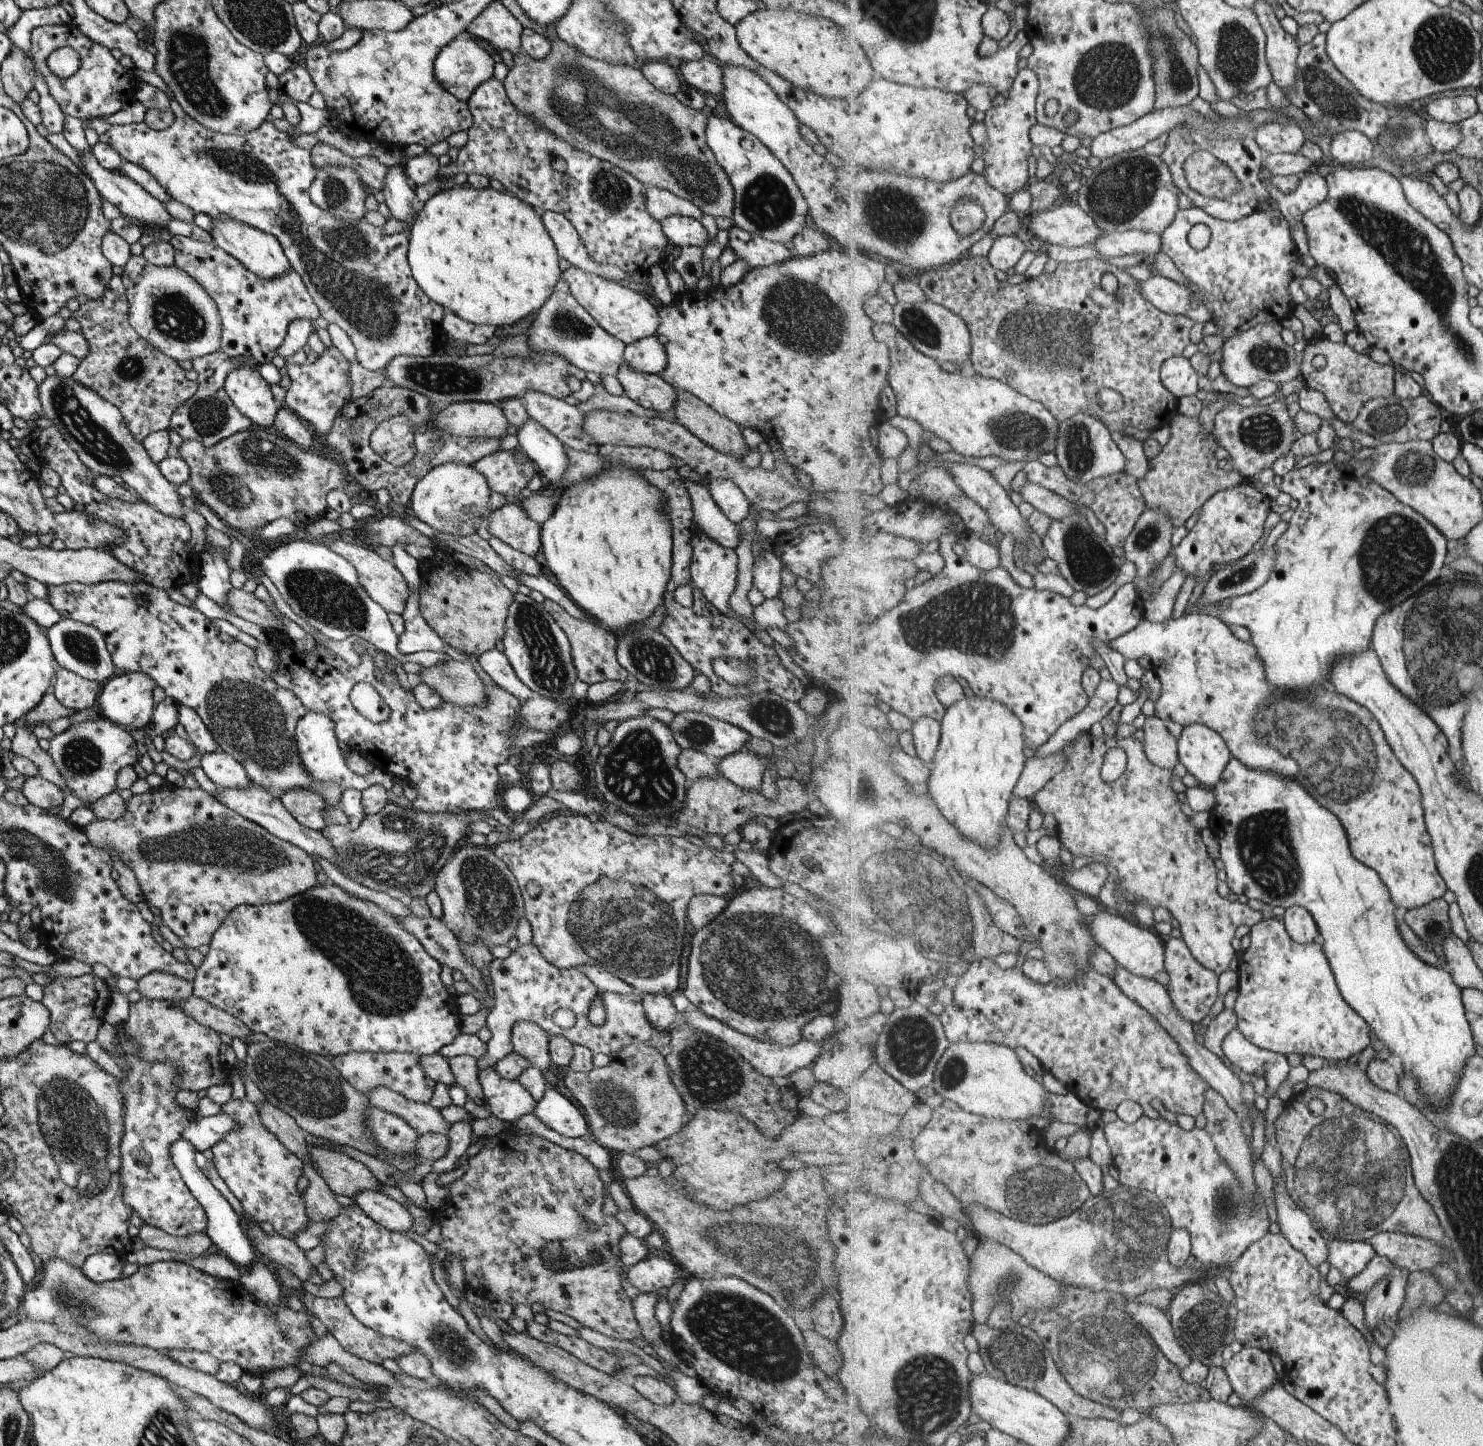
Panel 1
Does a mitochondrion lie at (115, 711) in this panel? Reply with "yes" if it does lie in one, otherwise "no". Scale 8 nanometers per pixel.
no

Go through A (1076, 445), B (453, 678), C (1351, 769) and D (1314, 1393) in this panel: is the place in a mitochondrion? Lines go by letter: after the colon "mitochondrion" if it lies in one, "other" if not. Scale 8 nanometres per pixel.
A: mitochondrion
B: mitochondrion
C: mitochondrion
D: other

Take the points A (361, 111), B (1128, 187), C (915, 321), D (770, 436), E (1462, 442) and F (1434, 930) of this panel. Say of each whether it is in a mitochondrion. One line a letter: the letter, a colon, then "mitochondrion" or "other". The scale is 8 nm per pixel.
A: other
B: mitochondrion
C: mitochondrion
D: other
E: other
F: mitochondrion

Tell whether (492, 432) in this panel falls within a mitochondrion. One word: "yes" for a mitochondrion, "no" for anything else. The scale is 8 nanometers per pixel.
no

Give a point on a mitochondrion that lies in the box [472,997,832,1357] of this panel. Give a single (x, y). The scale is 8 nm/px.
(710, 1074)

